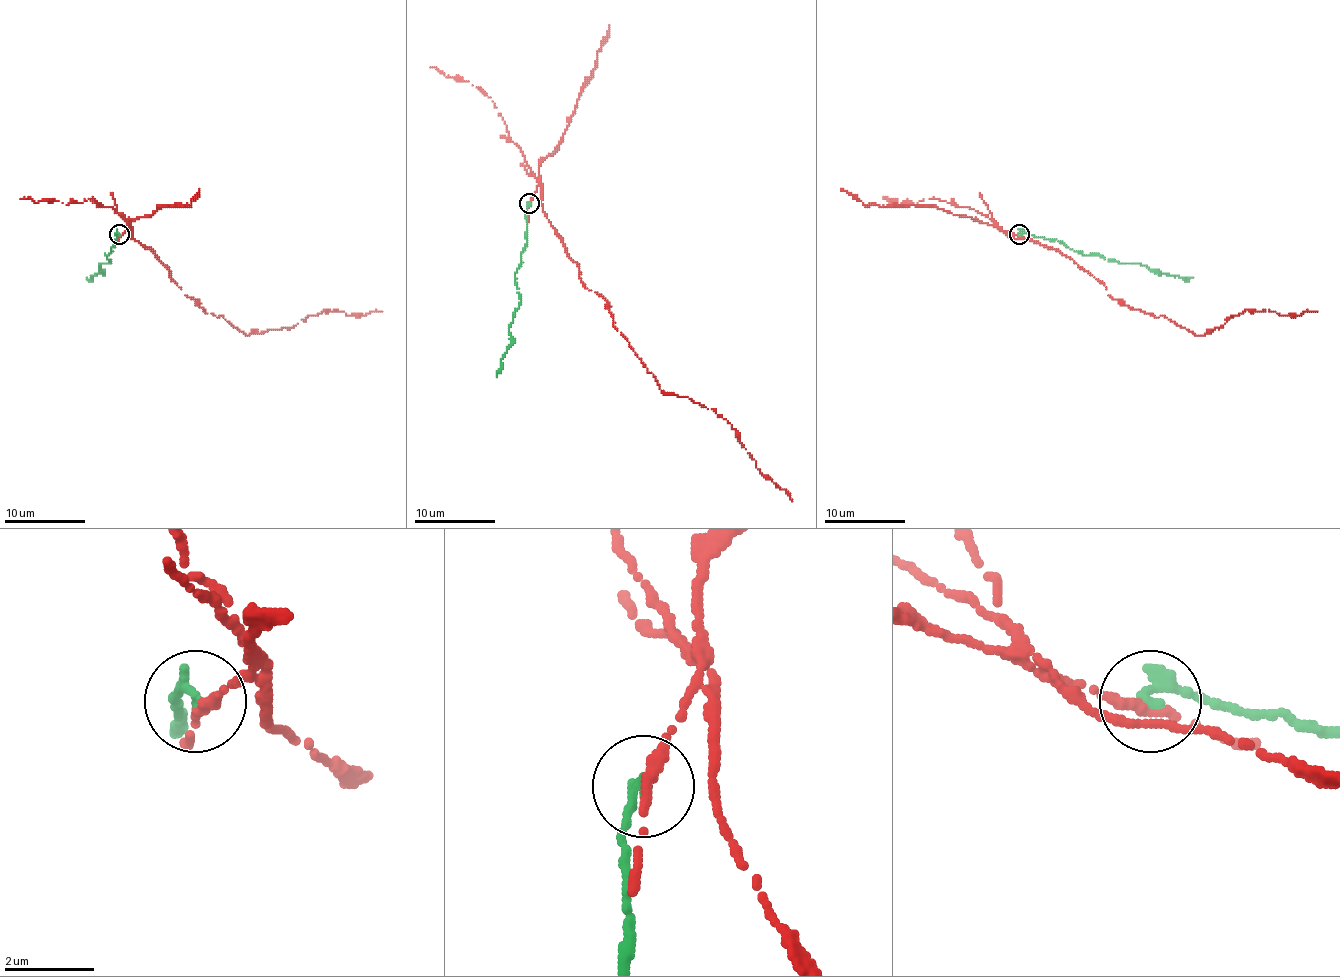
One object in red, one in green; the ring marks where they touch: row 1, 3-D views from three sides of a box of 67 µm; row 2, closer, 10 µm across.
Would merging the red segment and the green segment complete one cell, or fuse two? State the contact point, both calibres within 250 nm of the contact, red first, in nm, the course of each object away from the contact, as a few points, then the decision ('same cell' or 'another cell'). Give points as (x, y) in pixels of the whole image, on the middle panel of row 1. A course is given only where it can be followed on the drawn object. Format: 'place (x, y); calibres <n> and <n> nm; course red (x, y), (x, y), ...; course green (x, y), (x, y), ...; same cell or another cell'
place (529, 203); calibres 360 and 280 nm; course red (531, 202), (539, 186), (581, 282), (607, 302), (663, 393), (730, 423), (792, 501); course green (529, 204), (525, 218), (527, 246), (515, 274), (521, 302), (508, 328), (510, 342), (496, 377); another cell

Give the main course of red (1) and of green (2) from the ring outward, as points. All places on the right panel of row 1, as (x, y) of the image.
1: (1018, 235), (1002, 231), (1070, 257), (1118, 301), (1201, 335), (1247, 309), (1317, 311)
2: (1020, 235), (1062, 241), (1070, 249), (1090, 255), (1193, 277)

